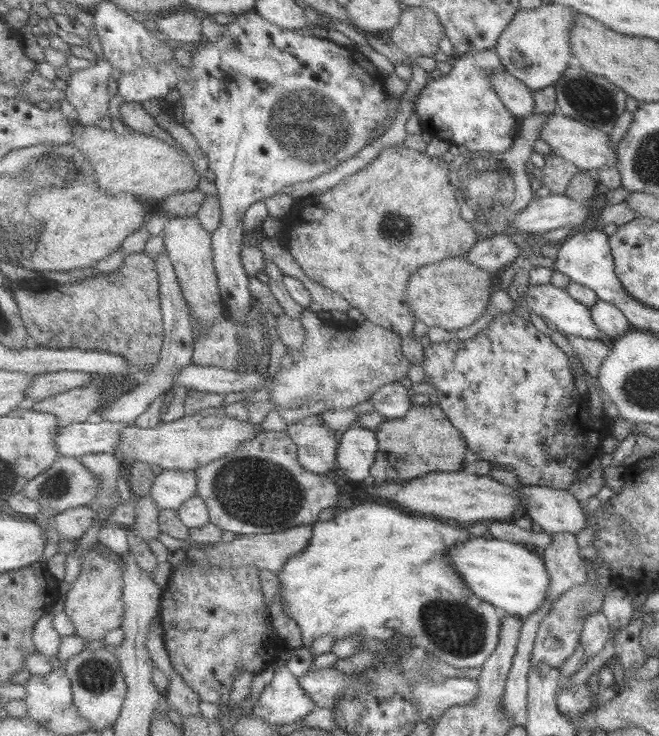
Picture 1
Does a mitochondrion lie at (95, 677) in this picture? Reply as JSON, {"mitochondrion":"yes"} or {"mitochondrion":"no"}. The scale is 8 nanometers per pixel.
{"mitochondrion":"yes"}

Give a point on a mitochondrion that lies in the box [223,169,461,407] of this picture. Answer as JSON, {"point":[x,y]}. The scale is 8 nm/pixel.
{"point":[405,231]}

